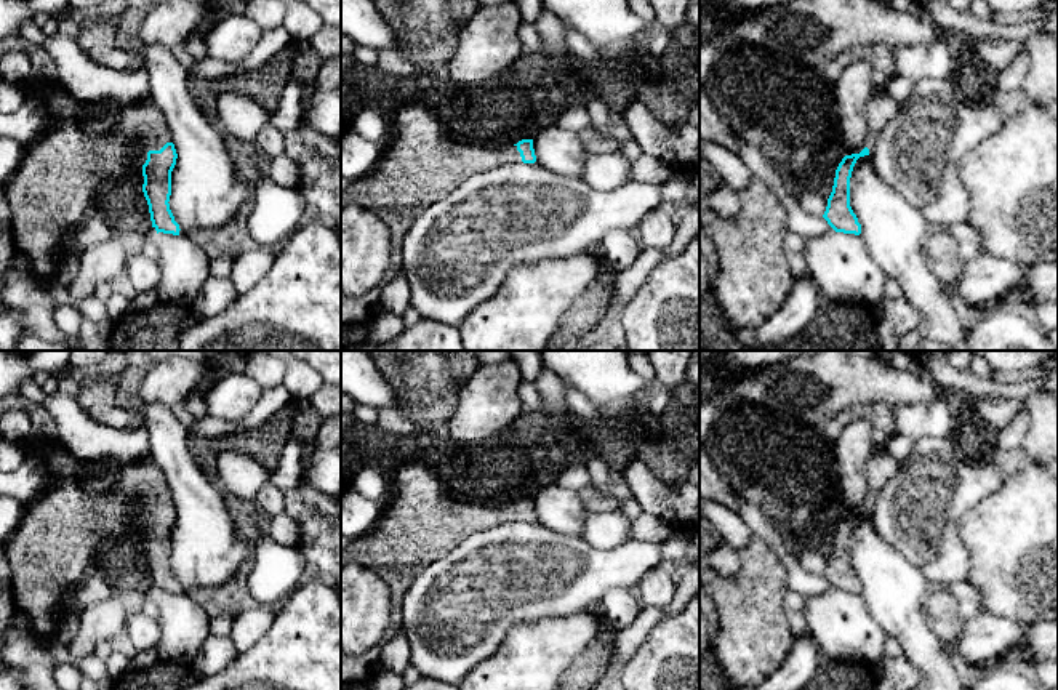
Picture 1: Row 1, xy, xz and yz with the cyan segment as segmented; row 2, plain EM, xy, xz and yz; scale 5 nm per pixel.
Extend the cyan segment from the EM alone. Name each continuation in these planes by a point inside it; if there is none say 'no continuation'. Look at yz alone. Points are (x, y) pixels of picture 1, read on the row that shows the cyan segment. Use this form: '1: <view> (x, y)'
1: yz (881, 108)

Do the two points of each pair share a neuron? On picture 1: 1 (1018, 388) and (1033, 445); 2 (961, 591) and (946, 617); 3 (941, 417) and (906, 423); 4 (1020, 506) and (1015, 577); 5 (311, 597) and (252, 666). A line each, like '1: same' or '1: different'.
1: different
2: same
3: same
4: same
5: same

